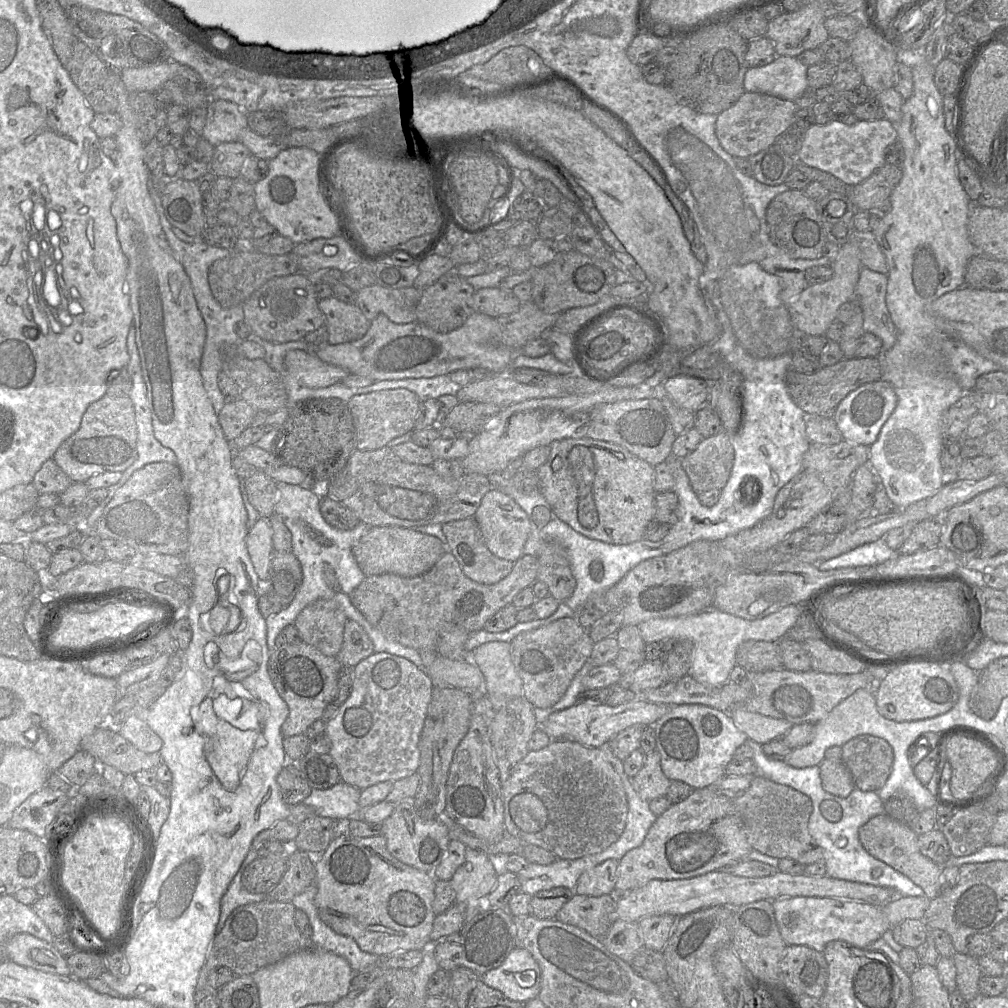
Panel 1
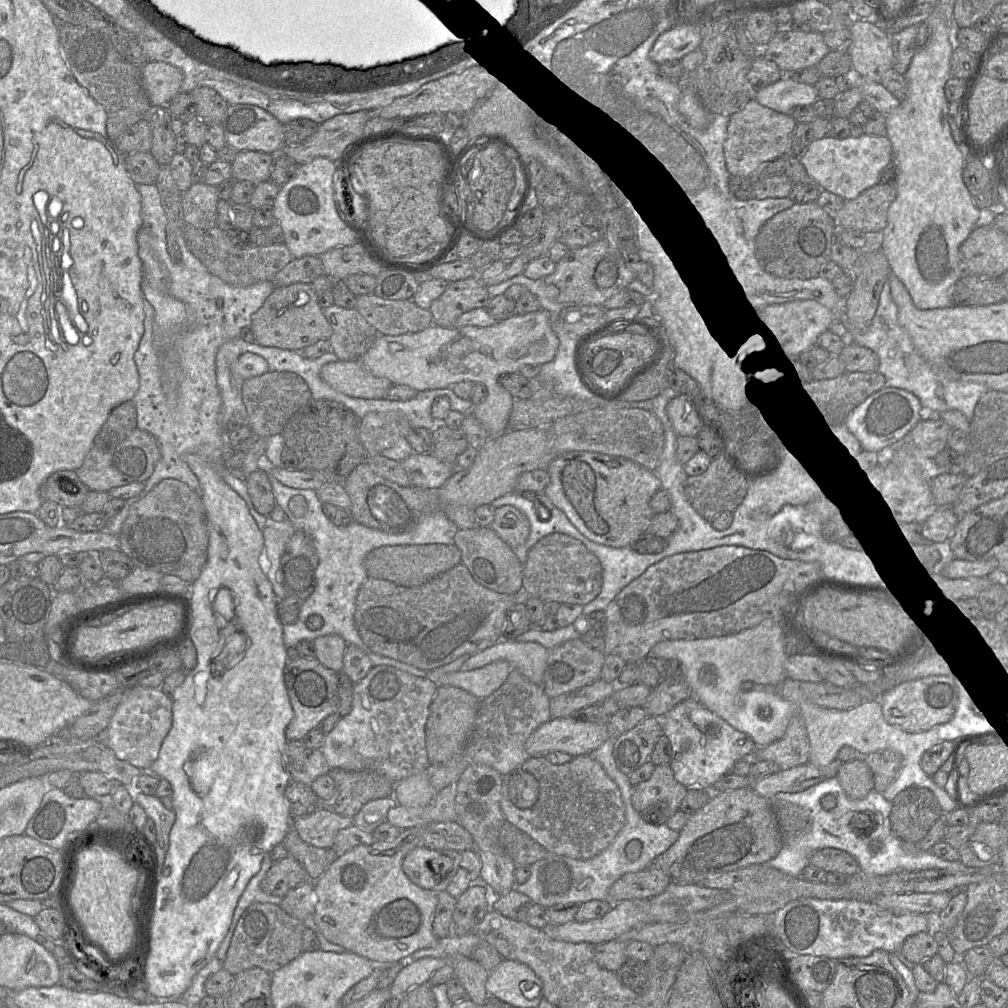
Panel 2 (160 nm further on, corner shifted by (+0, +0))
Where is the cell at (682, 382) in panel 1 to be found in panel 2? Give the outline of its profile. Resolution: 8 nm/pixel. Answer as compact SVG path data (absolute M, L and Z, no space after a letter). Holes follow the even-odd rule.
M676 395L667 404L666 412L677 436L697 437L704 427L687 396Z

